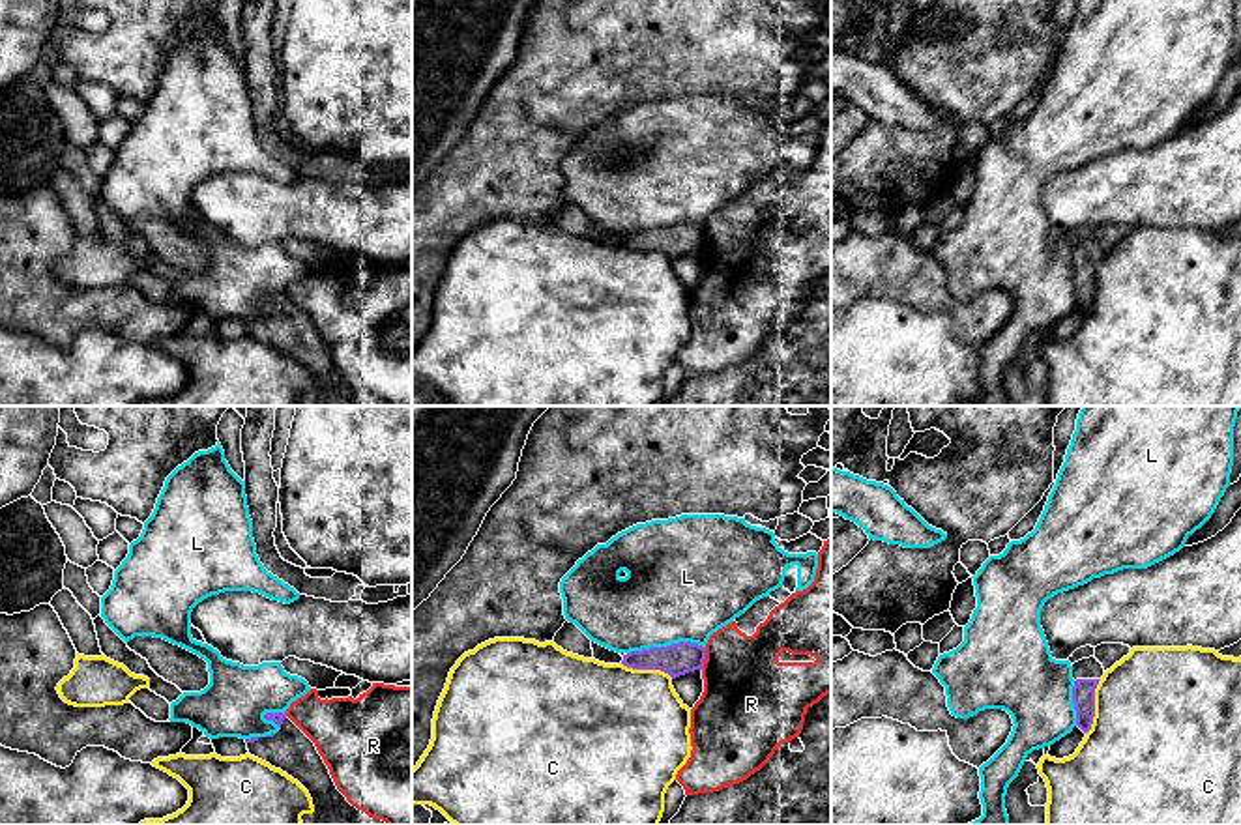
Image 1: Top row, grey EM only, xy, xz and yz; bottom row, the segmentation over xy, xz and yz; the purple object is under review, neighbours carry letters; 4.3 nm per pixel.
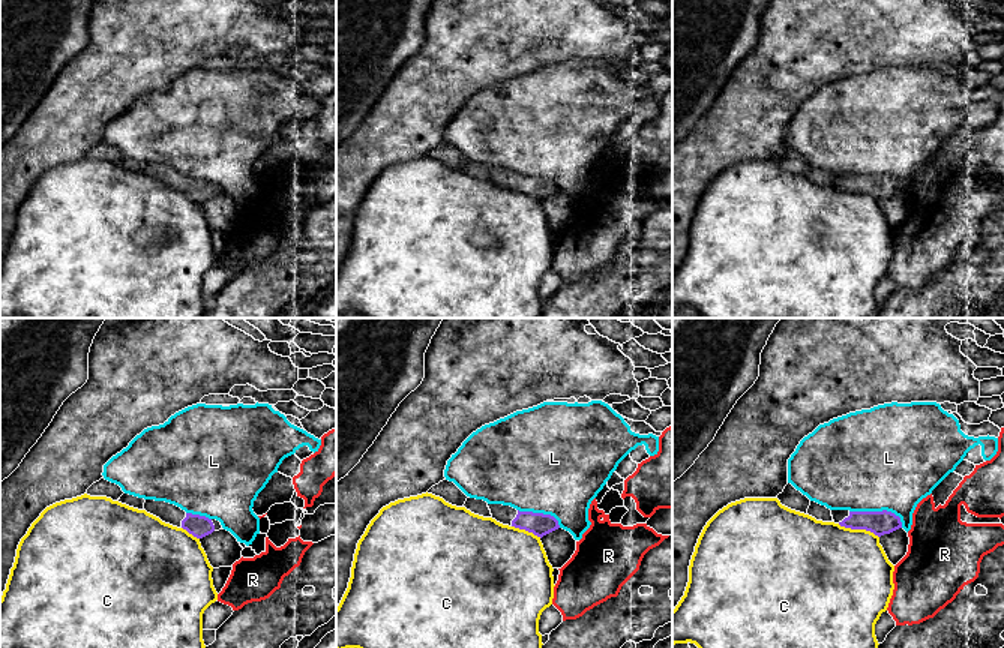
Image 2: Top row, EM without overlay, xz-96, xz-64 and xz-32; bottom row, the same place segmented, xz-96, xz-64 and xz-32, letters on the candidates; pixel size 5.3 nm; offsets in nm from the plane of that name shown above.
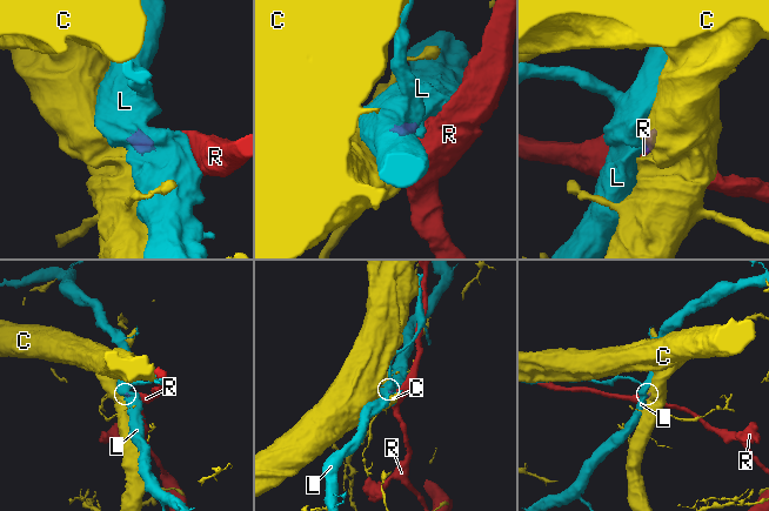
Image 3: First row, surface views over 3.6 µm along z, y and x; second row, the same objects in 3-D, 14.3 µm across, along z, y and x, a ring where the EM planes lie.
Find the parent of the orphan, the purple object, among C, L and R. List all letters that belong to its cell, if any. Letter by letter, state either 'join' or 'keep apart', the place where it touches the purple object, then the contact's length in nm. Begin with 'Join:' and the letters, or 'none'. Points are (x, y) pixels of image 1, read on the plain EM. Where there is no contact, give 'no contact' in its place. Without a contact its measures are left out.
Join: none
C: keep apart; contact yz (1094, 289); length 240 nm
L: keep apart; contact xz (667, 227); length 340 nm
R: keep apart; contact xz (704, 240); length 100 nm

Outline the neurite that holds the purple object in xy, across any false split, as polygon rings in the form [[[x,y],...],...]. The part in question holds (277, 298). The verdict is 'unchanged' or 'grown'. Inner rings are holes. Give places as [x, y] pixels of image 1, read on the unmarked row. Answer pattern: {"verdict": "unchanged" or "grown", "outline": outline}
{"verdict": "grown", "outline": [[[266,294],[281,311],[266,318],[245,320],[251,337],[281,350],[311,376],[314,393],[303,395],[303,406],[387,406],[352,387],[337,370],[314,324],[286,297]]]}

